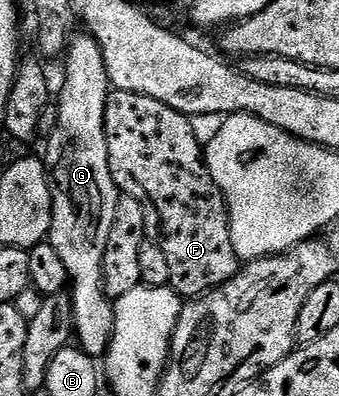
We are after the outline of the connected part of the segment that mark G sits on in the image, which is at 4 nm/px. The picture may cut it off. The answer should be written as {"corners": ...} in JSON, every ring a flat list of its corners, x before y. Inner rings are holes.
{"corners":[[78,32,71,37,64,55,65,62,62,91,56,94,58,118,49,131,50,139,44,153,52,192,52,224,48,241,52,248,56,248,60,260,64,260,64,268,68,268,70,273,77,345,98,360,110,347,114,331,114,302,106,297,106,280,102,271,108,232,112,232,120,197,108,164,106,139,106,101,112,87,108,68,104,68,104,52,100,52,100,44,96,44,90,34]]}

